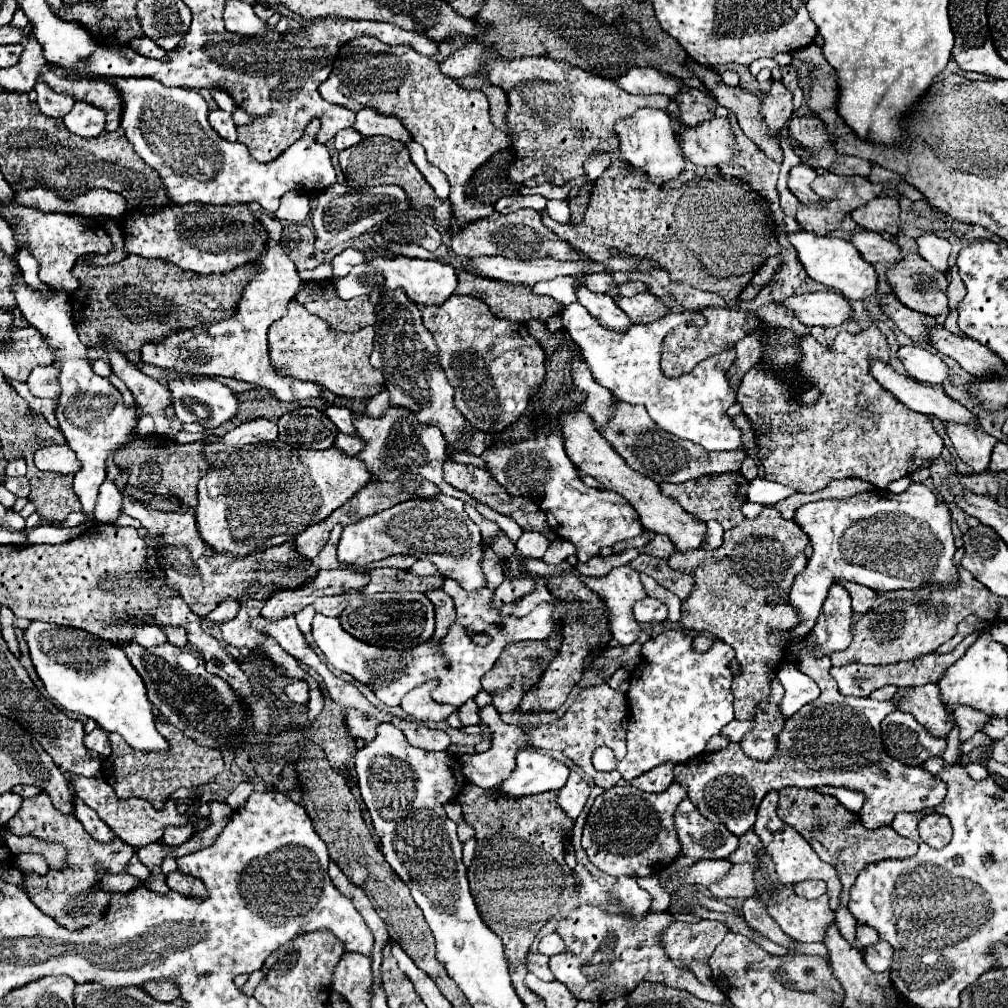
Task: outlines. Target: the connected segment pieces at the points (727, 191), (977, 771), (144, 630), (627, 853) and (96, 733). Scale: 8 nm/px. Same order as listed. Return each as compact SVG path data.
M604 173L592 189L582 223L574 227L562 225L548 215L544 215L542 221L592 261L608 259L608 247L616 247L630 255L654 259L672 279L704 291L714 291L722 295L728 305L736 305L738 297L742 301L752 301L762 287L770 283L770 277L778 273L780 265L778 259L768 259L782 249L774 237L774 227L742 229L738 217L734 217L734 205L726 205L726 201L754 201L754 197L762 195L744 181L720 173L712 179L696 175L680 187L654 185L646 179L646 173L630 173L626 181L620 181L620 177L612 179Z
M968 763L968 765L962 765L966 769L966 773L974 779L974 781L984 781L990 777L990 773L986 771L986 767L982 767L980 763Z
M138 625L138 629L134 629L134 641L142 643L144 647L152 647L164 643L166 635L160 633L160 629L156 629L154 625Z
M630 783L604 791L594 799L582 833L582 847L588 859L612 877L658 875L680 853L672 815L684 797L686 789L676 783L662 793L646 793Z
M96 727L92 733L86 735L84 745L86 745L88 749L92 749L92 751L104 755L104 757L108 757L110 751L112 751L112 749L110 749L110 739L108 739L108 735L110 735L110 733L106 733L104 729Z

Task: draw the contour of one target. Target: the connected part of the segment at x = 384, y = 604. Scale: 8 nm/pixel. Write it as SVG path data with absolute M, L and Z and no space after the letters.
M362 591L342 593L348 601L348 607L342 611L342 629L348 631L352 637L378 645L378 647L406 647L410 639L410 647L426 641L434 633L434 605L430 603L426 593L374 593L364 595Z

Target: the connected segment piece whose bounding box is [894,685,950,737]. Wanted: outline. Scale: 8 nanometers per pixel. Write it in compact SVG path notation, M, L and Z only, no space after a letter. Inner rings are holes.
M936 685L898 689L894 699L900 701L900 705L898 705L900 711L912 713L916 717L916 721L922 723L934 735L940 735L940 737L948 735L950 725L948 725L946 709L940 701Z

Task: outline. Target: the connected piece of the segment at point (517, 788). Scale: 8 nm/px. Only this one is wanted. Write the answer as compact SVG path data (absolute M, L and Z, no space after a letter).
M522 749L518 751L518 757L516 757L516 767L514 771L510 773L510 777L506 781L502 781L500 785L492 787L490 793L492 795L498 795L498 797L512 797L512 799L518 799L518 797L528 797L528 795L538 795L538 793L544 793L544 791L558 791L562 789L562 785L566 785L568 781L568 767L544 753L538 753L536 749Z

